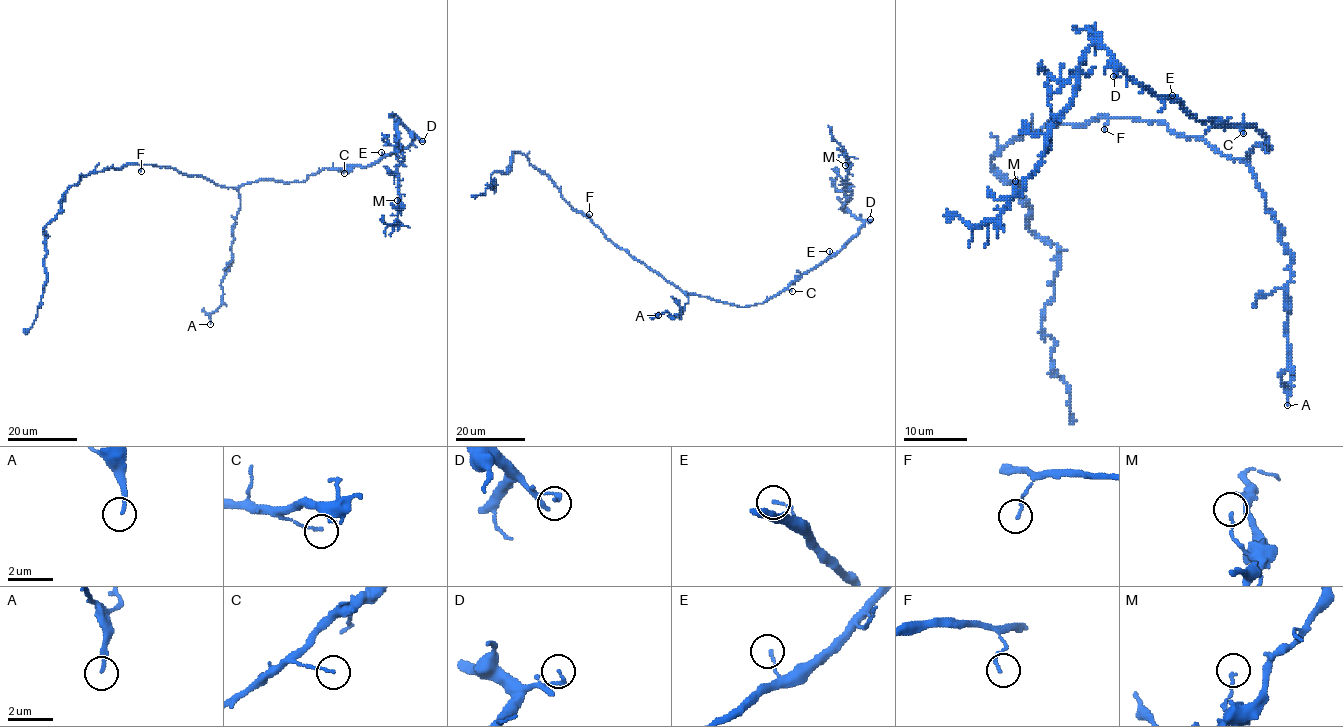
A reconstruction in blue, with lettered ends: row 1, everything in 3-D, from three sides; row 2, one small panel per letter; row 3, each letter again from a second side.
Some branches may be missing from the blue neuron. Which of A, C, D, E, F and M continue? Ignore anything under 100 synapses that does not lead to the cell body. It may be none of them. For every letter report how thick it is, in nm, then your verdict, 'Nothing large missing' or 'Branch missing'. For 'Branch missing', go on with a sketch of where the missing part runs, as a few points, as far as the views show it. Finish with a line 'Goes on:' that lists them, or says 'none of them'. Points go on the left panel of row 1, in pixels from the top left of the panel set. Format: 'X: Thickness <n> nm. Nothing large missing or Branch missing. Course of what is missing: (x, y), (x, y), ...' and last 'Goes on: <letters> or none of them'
A: Thickness 150 nm. Nothing large missing
C: Thickness 120 nm. Nothing large missing
D: Thickness 140 nm. Branch missing
E: Thickness 120 nm. Nothing large missing
F: Thickness 120 nm. Nothing large missing
M: Thickness 120 nm. Nothing large missing
Goes on: D

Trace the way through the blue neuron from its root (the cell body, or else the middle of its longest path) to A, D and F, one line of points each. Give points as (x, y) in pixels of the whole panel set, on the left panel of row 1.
A: (231, 187), (238, 191), (240, 198), (233, 229), (233, 262), (221, 282), (222, 304), (211, 313), (210, 324)
D: (231, 187), (261, 180), (303, 181), (324, 168), (368, 167), (381, 157), (396, 154), (416, 138), (422, 141)
F: (231, 187), (218, 186), (206, 178), (185, 175), (171, 167), (141, 165), (141, 171)

